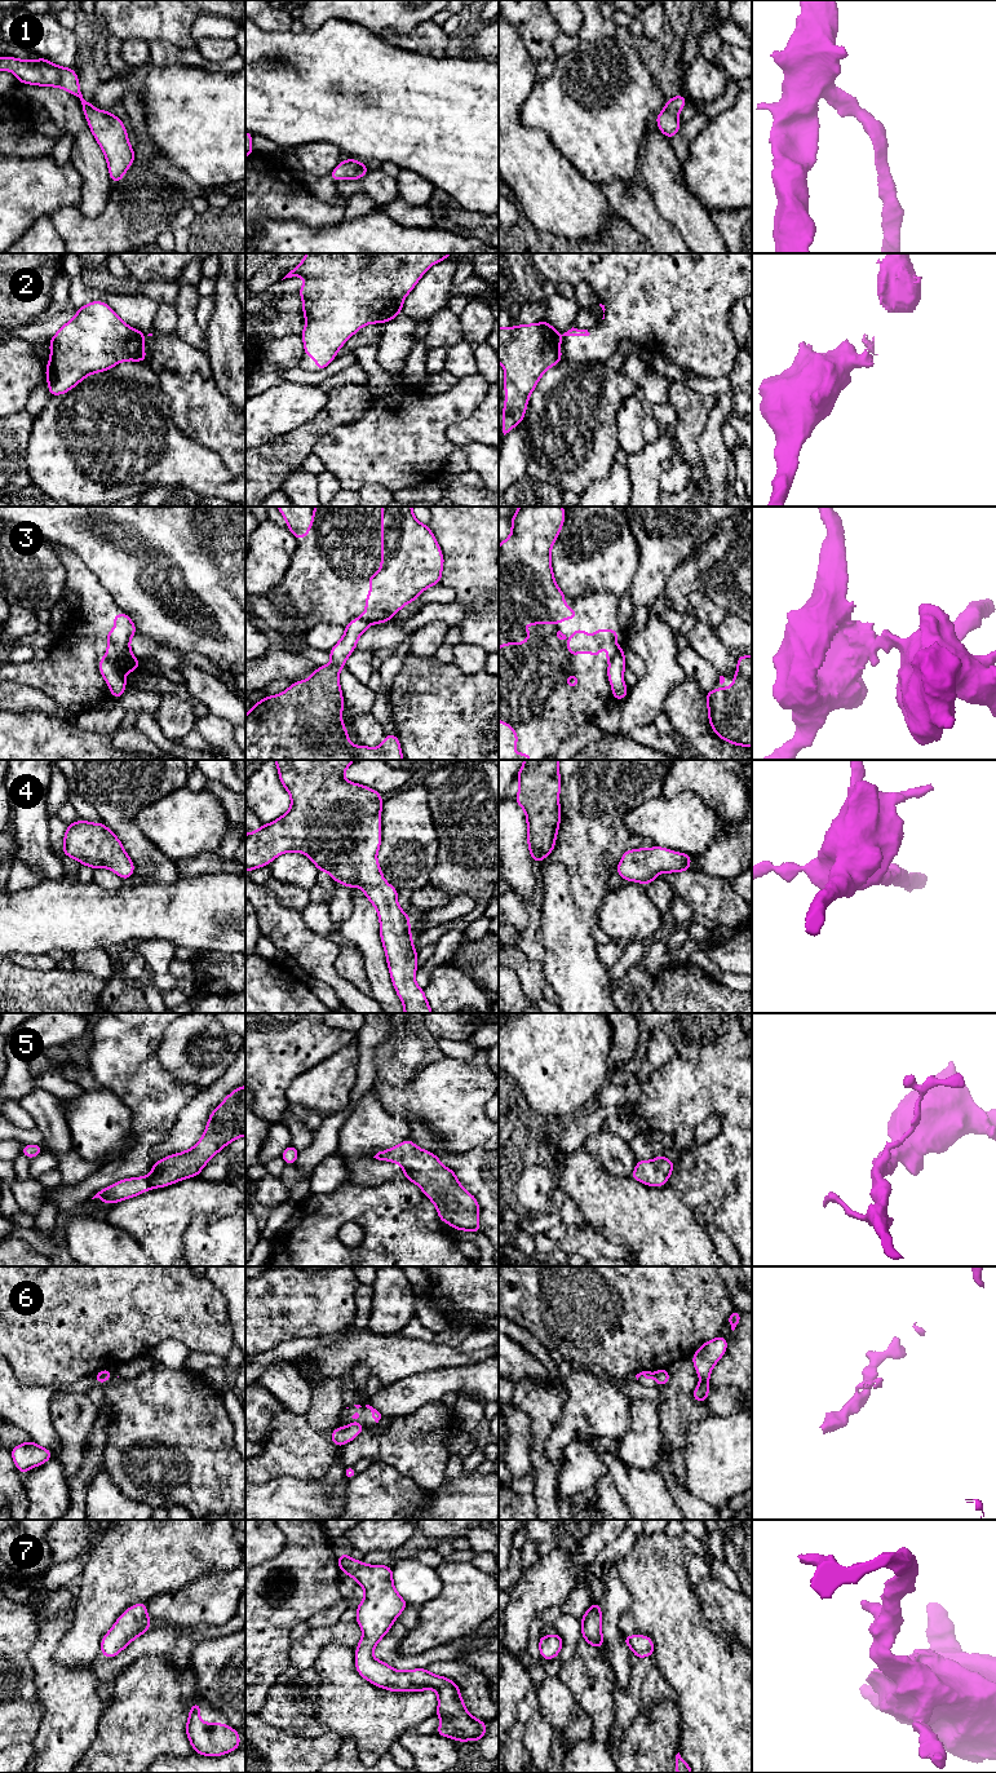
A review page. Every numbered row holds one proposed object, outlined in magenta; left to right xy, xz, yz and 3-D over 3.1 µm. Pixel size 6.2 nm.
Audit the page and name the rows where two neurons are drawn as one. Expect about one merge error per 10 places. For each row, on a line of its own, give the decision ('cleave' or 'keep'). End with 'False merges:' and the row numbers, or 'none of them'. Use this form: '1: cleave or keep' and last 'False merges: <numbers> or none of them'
1: keep
2: cleave
3: cleave
4: keep
5: keep
6: cleave
7: keep
False merges: 2, 3, 6

